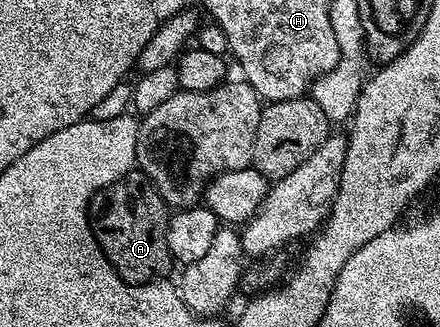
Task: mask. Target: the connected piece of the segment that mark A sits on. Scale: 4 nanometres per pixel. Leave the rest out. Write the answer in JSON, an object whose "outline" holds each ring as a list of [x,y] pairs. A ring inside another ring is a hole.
{"outline":[[[131,172],[119,182],[94,195],[88,211],[94,227],[94,238],[106,253],[106,259],[114,265],[114,271],[126,282],[143,286],[146,282],[157,282],[167,277],[166,273],[176,266],[168,248],[168,224],[171,211],[165,200],[158,195],[150,179],[138,172]]]}

